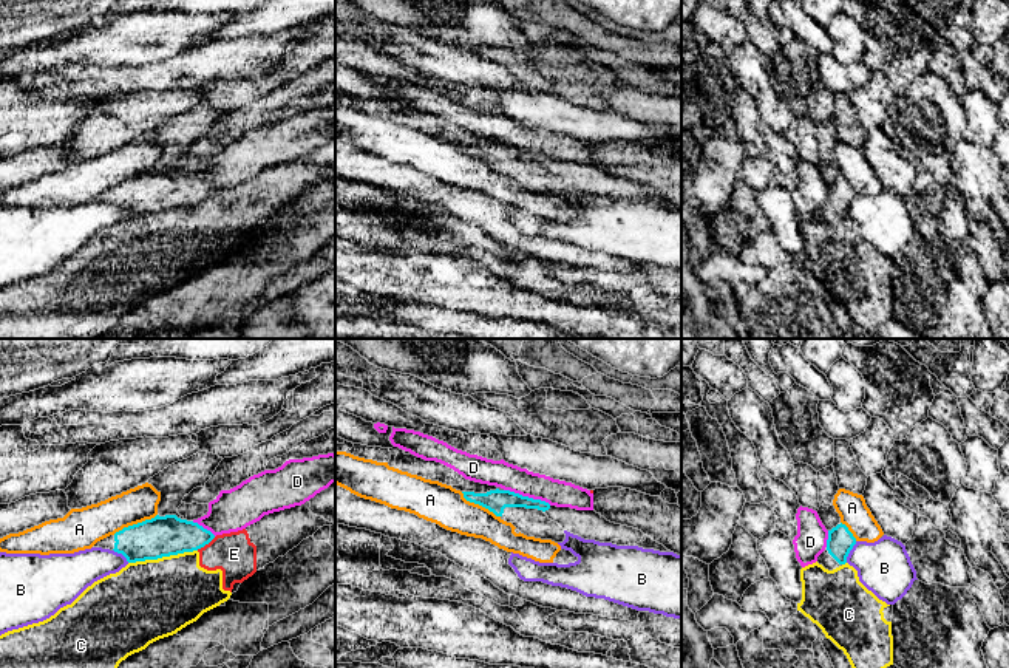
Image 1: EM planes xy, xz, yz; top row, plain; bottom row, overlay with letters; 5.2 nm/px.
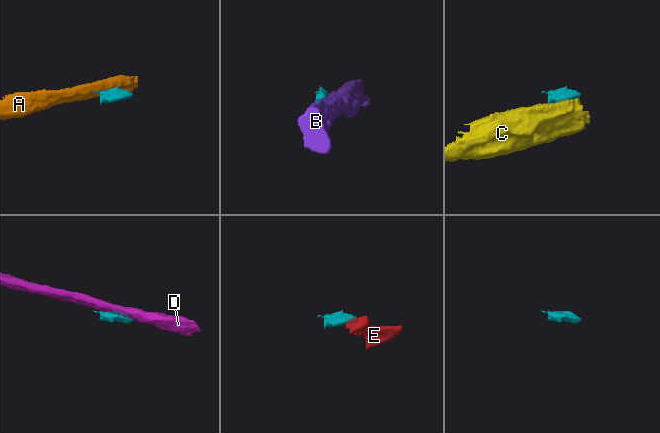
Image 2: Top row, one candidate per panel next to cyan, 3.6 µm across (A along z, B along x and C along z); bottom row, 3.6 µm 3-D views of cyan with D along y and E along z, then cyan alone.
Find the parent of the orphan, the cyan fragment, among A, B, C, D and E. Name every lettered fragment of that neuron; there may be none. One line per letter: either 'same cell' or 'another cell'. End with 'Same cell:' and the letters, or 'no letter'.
A: another cell
B: another cell
C: another cell
D: another cell
E: another cell
Same cell: no letter

